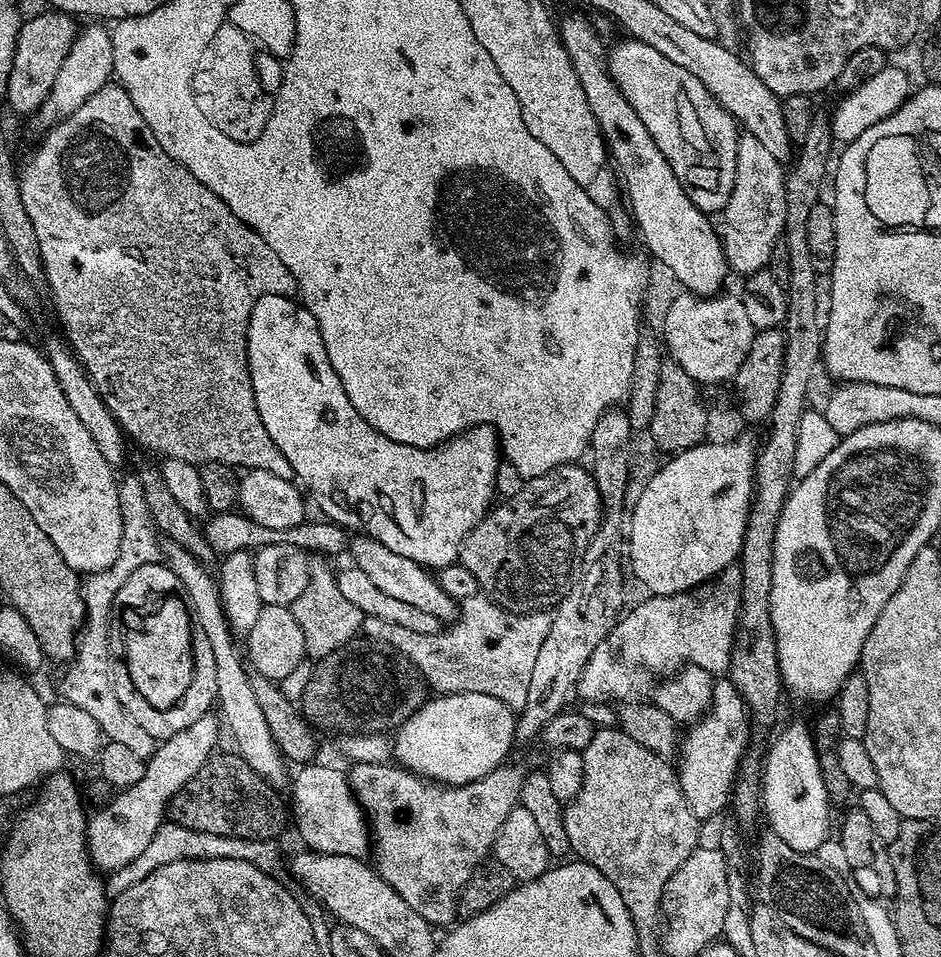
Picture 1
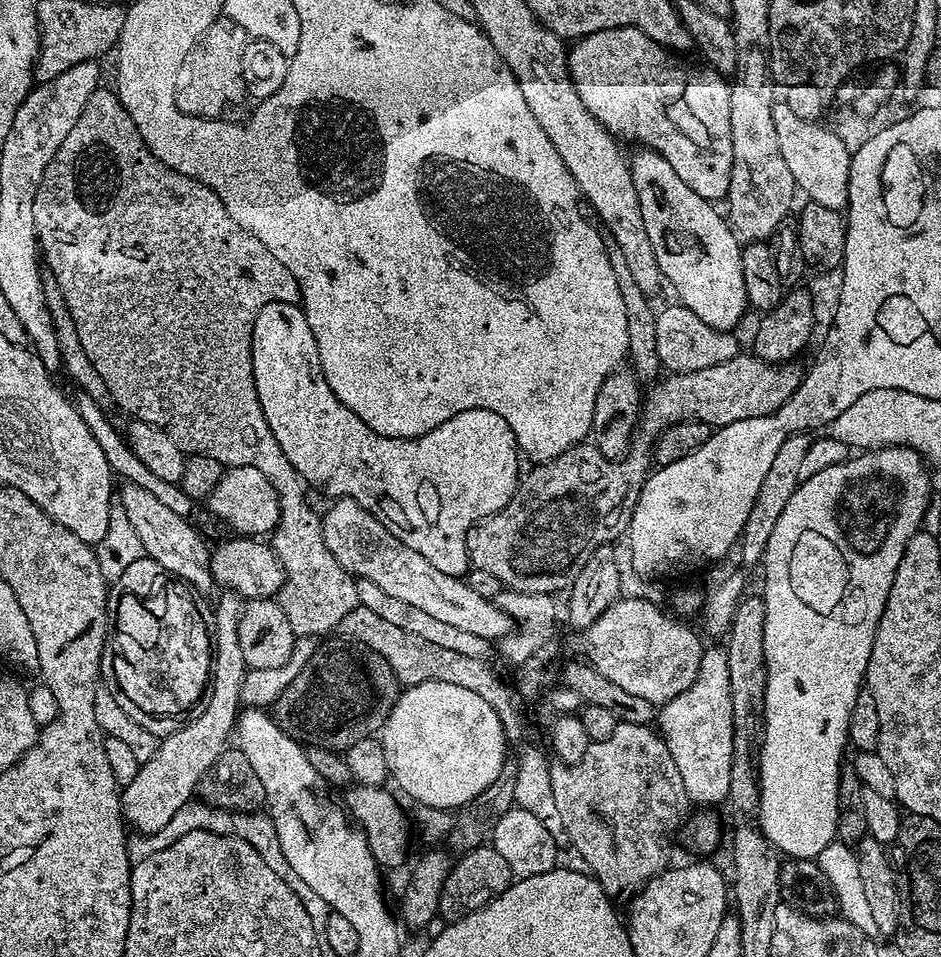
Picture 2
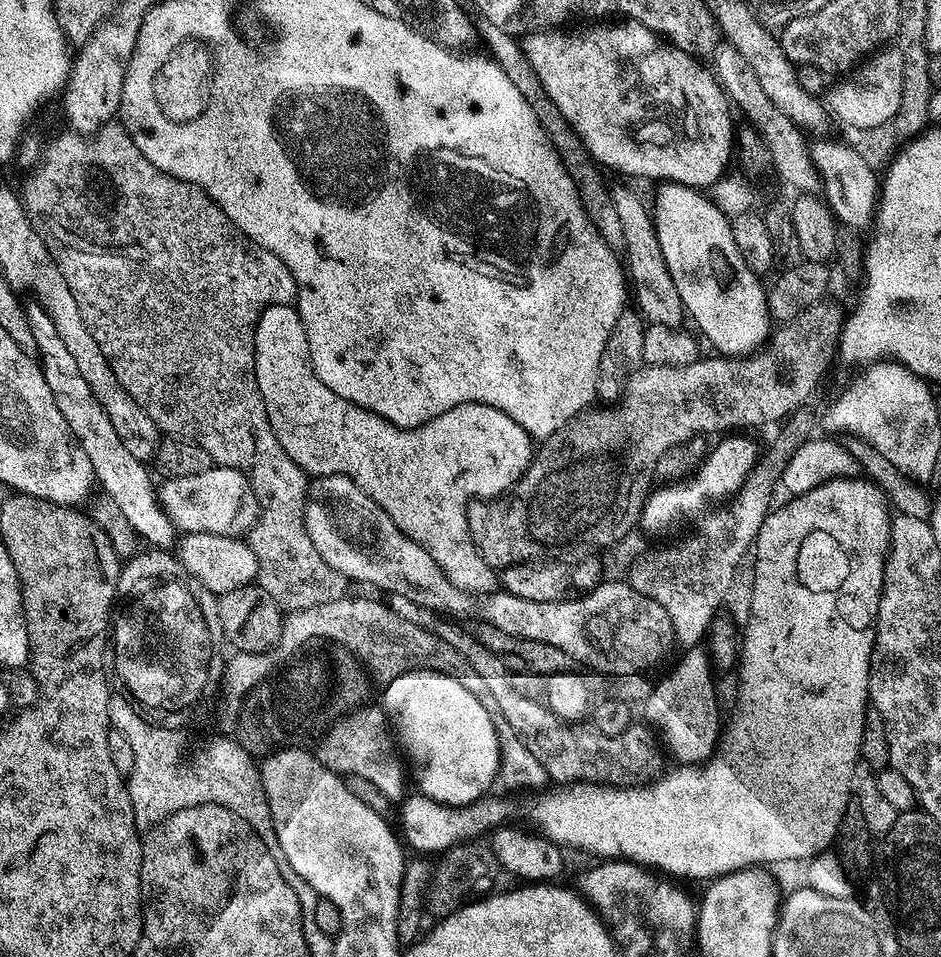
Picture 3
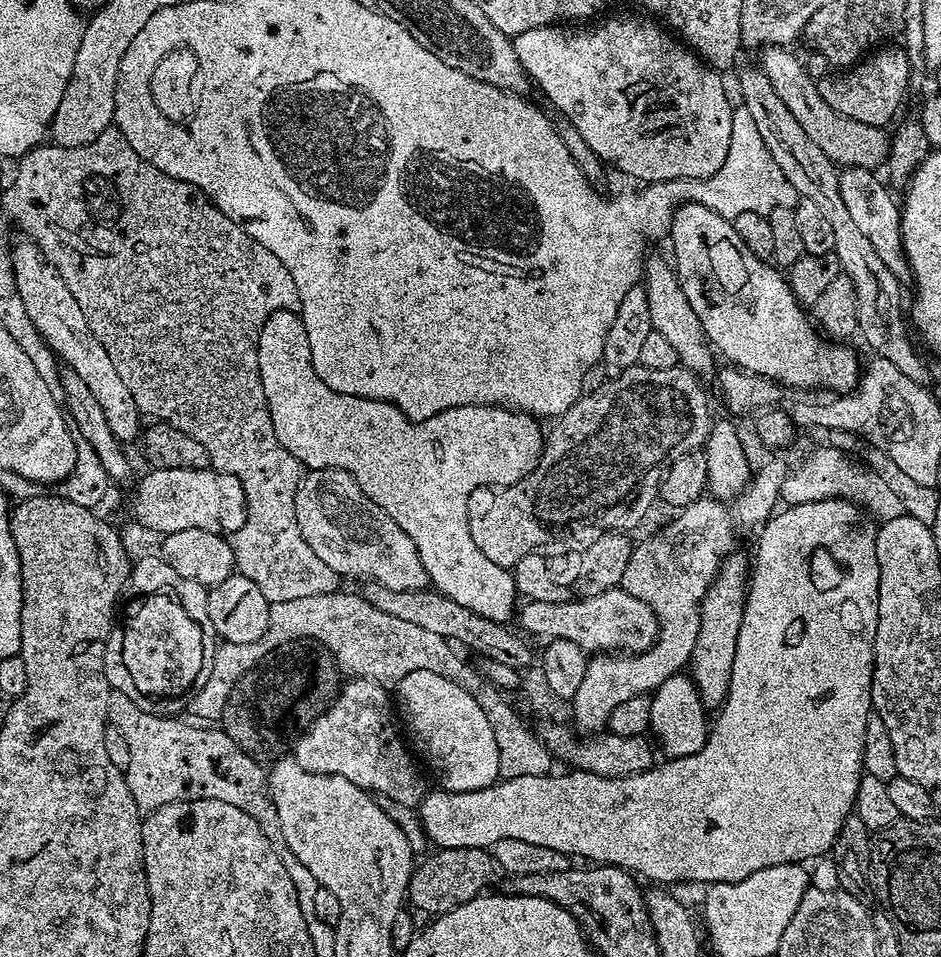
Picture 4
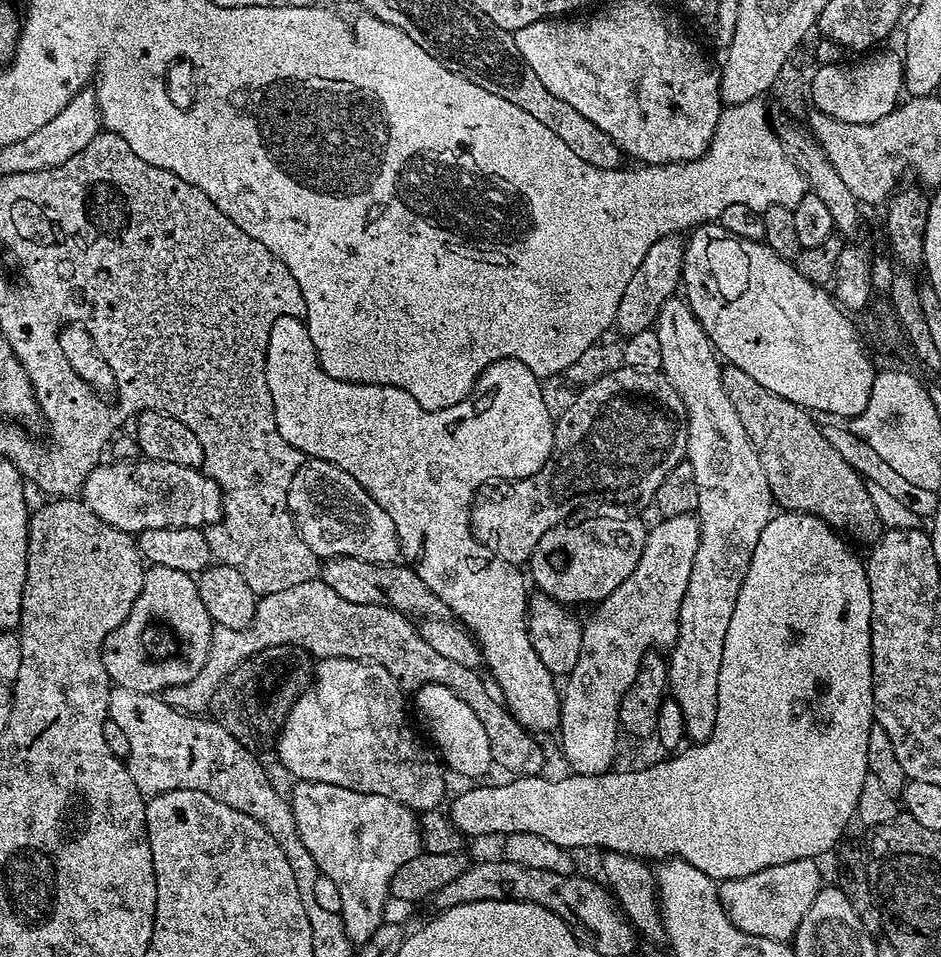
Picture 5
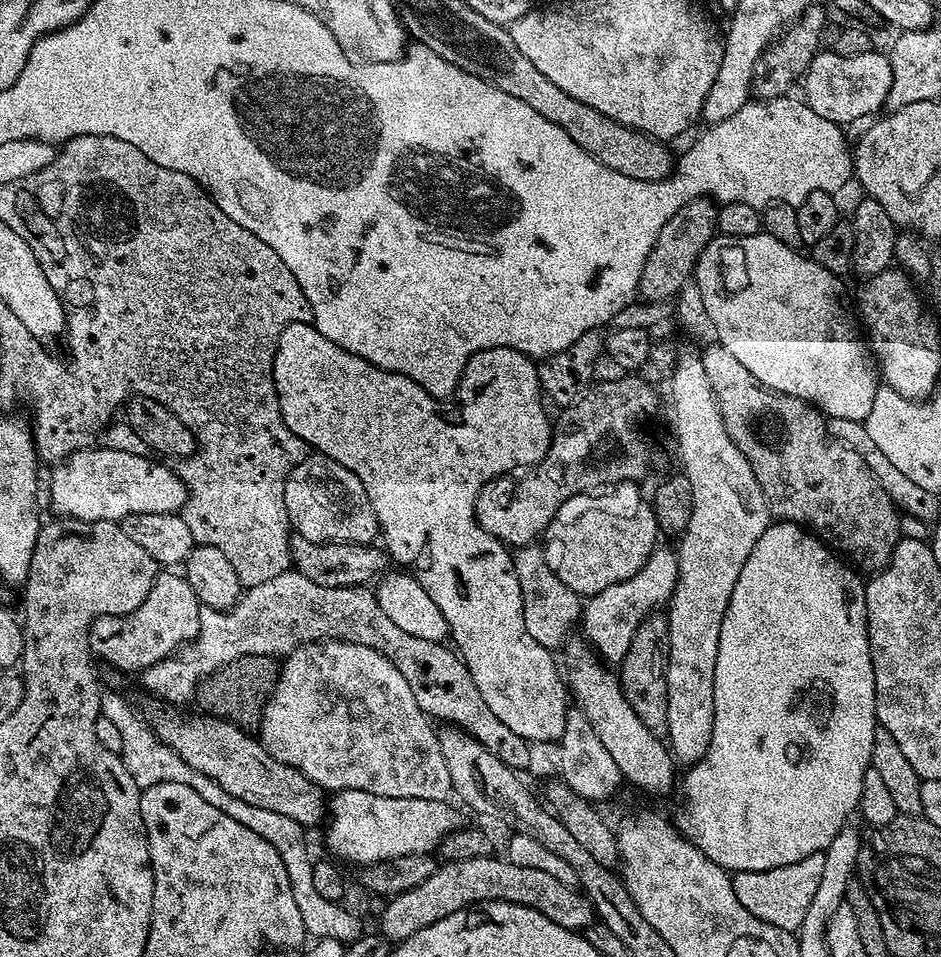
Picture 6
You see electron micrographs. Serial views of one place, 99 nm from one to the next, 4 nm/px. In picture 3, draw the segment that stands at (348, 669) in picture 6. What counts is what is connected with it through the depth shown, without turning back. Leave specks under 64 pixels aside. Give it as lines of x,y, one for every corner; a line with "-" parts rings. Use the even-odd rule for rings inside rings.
361,706
336,721
314,748
314,755
332,772
343,777
358,775
374,782
375,786
392,802
403,801
406,795
404,787
410,784
406,774
406,764
398,751
397,741
390,731
389,719
383,707
368,708

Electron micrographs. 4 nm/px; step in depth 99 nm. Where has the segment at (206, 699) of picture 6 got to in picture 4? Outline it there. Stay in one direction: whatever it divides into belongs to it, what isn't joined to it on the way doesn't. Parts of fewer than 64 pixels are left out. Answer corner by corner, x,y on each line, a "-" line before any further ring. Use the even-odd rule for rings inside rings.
291,640
278,645
259,664
255,664
249,672
230,690
230,698
226,702
219,723
222,730
243,752
261,762
275,762
285,755
284,752
293,747
300,733
318,719
328,707
336,701
342,687
341,669
332,653
316,640

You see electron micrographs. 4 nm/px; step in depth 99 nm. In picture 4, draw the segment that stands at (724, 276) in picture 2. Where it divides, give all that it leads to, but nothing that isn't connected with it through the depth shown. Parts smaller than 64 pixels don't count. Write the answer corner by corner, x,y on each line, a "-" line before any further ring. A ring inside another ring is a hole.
681,204
672,214
671,240
671,259
678,282
694,314
698,314
698,322
702,322
709,345
719,355
721,352
729,365
754,376
764,376
785,389
829,388
832,391
829,393
845,394
859,384
862,364
856,361
855,354
843,343
826,342
814,327
809,313
796,301
787,279
771,263
759,260
744,250
732,222
725,216
719,216
701,204

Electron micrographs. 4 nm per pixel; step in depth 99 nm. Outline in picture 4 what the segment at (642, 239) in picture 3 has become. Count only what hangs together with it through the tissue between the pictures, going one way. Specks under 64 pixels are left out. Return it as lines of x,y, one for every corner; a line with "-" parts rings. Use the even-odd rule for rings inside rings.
649,255
644,261
642,285
649,302
650,322
653,332
662,334
666,342
676,351
677,361
688,371
705,374
712,368
713,349
710,347
707,336
702,330
702,322
698,322
698,314
690,307
686,293
676,277
675,267
667,259

